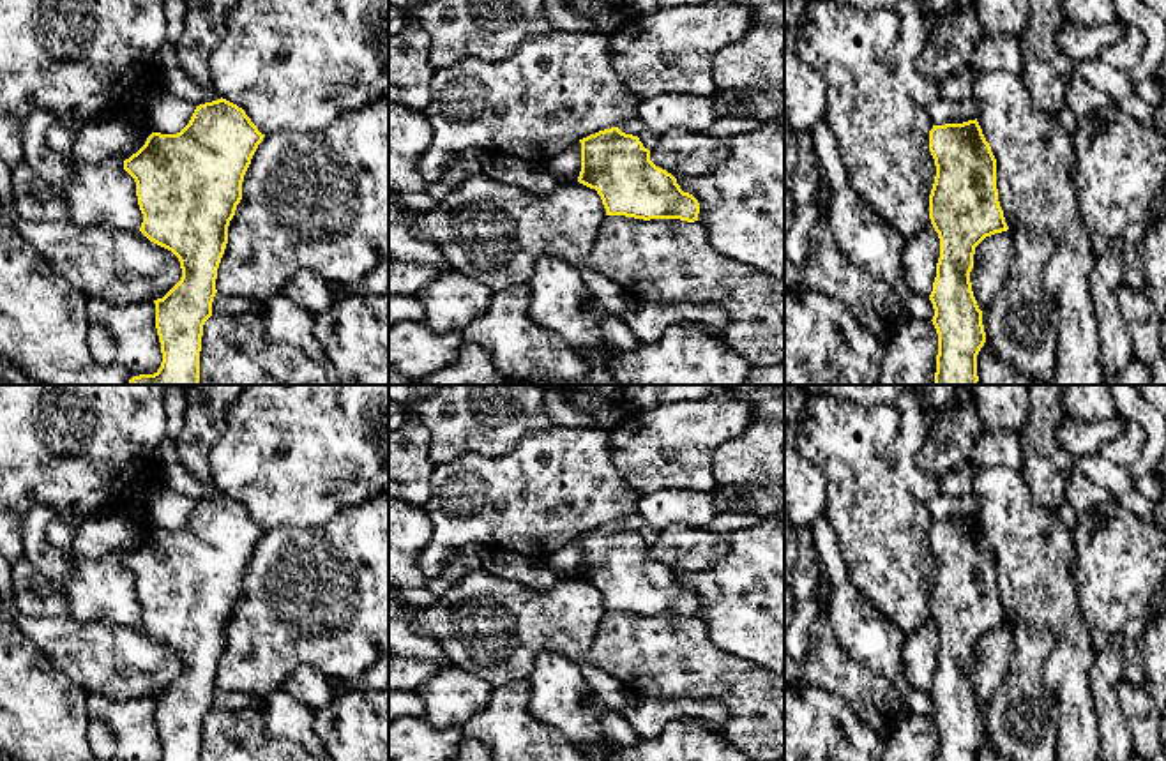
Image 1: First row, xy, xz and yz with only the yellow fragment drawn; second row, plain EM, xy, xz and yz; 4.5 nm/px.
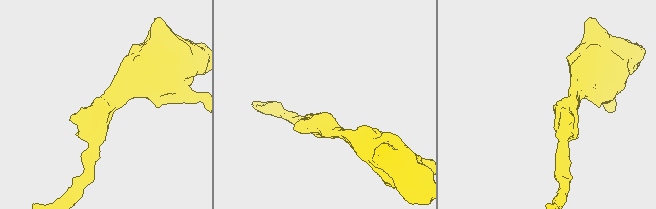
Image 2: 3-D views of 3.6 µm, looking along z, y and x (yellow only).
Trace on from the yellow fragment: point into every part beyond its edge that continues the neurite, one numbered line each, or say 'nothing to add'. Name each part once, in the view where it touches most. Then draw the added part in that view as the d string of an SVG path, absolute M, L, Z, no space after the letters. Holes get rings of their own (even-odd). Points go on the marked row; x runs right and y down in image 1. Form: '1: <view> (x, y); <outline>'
nothing to add

